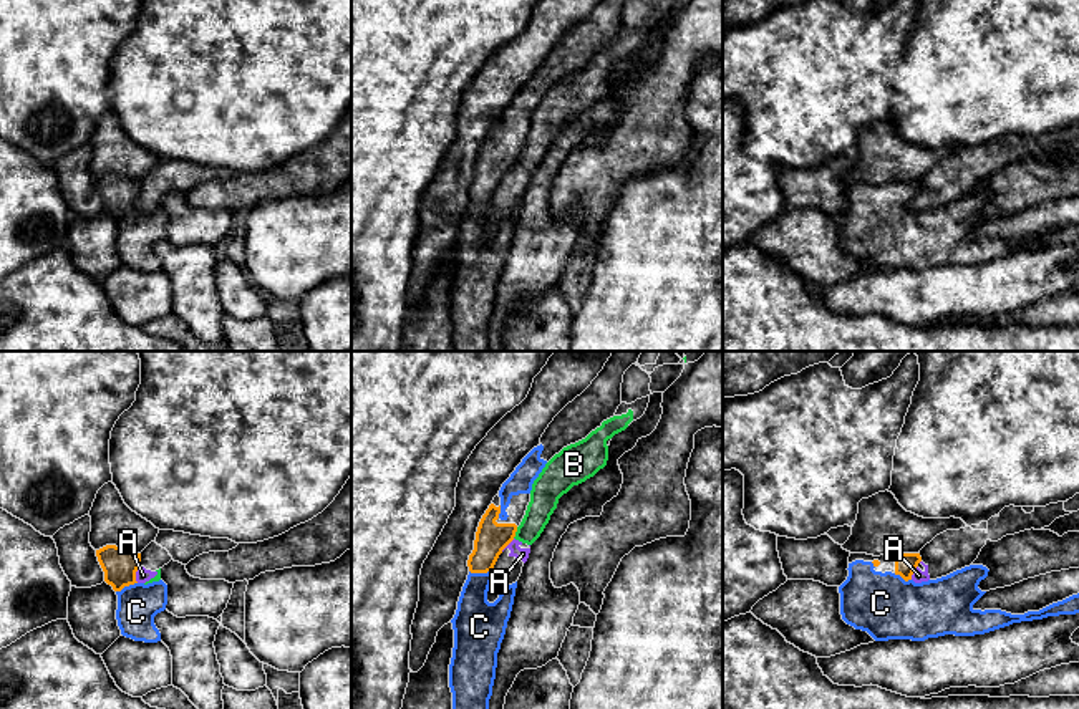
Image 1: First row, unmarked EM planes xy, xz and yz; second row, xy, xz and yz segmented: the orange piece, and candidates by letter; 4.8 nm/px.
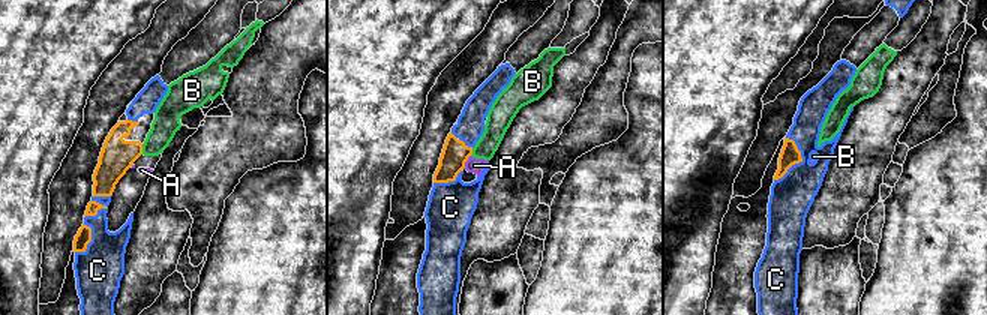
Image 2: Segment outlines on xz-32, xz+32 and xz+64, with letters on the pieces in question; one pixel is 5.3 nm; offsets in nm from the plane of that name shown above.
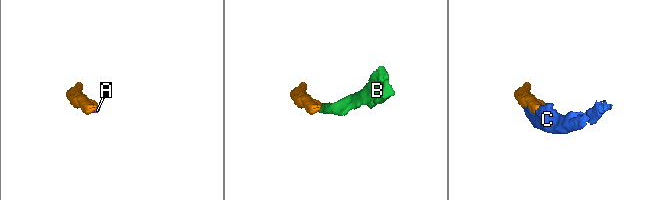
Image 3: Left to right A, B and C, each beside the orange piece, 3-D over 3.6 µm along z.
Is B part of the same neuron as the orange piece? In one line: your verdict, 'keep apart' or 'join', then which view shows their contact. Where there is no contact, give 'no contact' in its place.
keep apart | xz

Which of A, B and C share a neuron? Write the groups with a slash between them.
A B / C

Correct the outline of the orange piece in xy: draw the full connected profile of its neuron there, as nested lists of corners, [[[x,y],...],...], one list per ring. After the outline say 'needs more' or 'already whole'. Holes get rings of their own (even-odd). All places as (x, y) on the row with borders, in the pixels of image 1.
[[[106,545],[96,550],[96,557],[104,572],[104,581],[118,595],[116,620],[121,634],[134,641],[161,641],[154,616],[166,610],[167,585],[162,580],[148,585],[136,581],[136,572],[141,567],[138,552]]]; needs more

